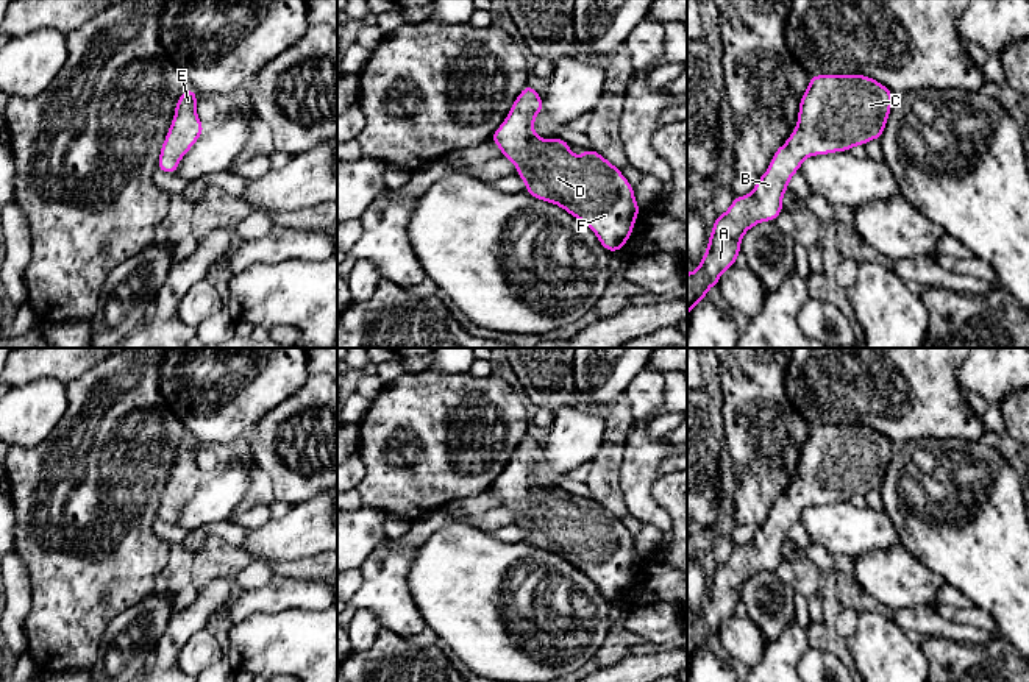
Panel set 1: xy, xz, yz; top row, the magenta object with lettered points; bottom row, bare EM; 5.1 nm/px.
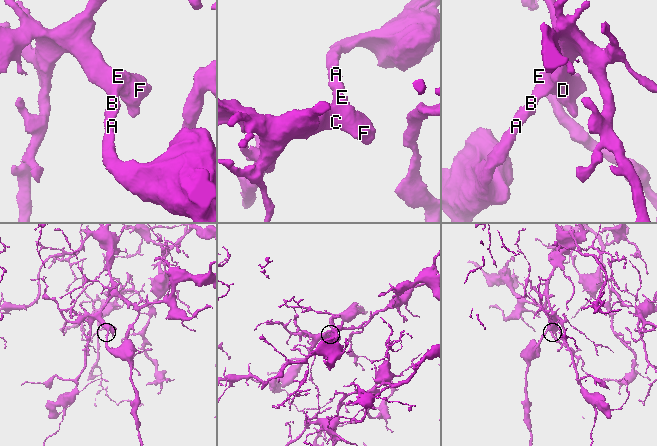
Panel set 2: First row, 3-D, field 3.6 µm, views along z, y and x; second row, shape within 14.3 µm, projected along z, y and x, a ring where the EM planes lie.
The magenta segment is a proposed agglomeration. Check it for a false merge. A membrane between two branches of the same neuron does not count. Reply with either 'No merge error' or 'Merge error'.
No merge error

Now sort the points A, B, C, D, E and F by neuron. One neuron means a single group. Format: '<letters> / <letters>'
A B C D E F

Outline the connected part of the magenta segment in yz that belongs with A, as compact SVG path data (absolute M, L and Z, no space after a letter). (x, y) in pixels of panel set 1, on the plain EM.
M865 424L810 426L809 437L799 451L798 474L787 492L774 501L765 524L757 529L749 545L734 546L731 557L717 565L703 610L693 623L687 623L687 665L700 649L707 648L709 637L718 635L721 623L734 616L743 584L760 571L774 571L779 567L782 545L789 538L792 524L799 521L801 512L807 506L849 501L854 495L881 488L892 449L893 443L884 434Z

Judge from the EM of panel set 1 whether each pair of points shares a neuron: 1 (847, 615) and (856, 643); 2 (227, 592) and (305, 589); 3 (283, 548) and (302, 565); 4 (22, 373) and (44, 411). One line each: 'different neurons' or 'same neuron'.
1: different neurons
2: different neurons
3: different neurons
4: different neurons

